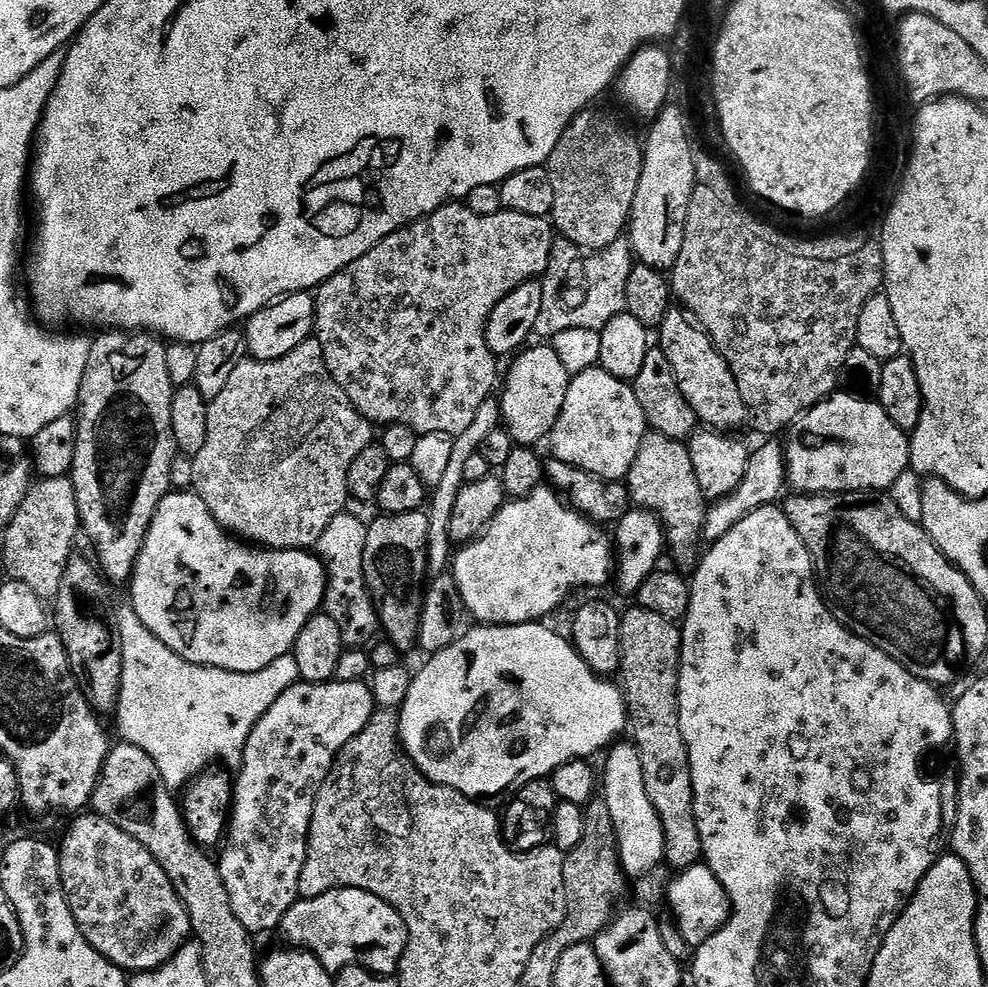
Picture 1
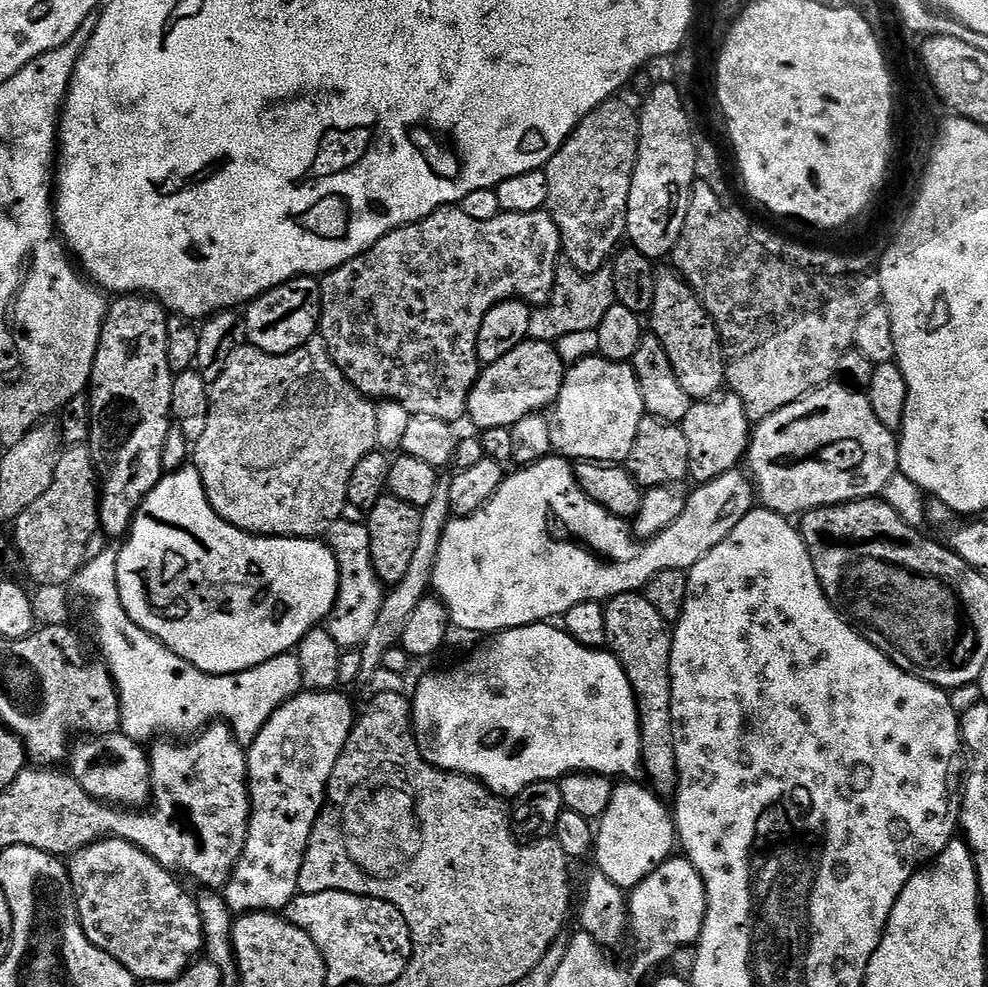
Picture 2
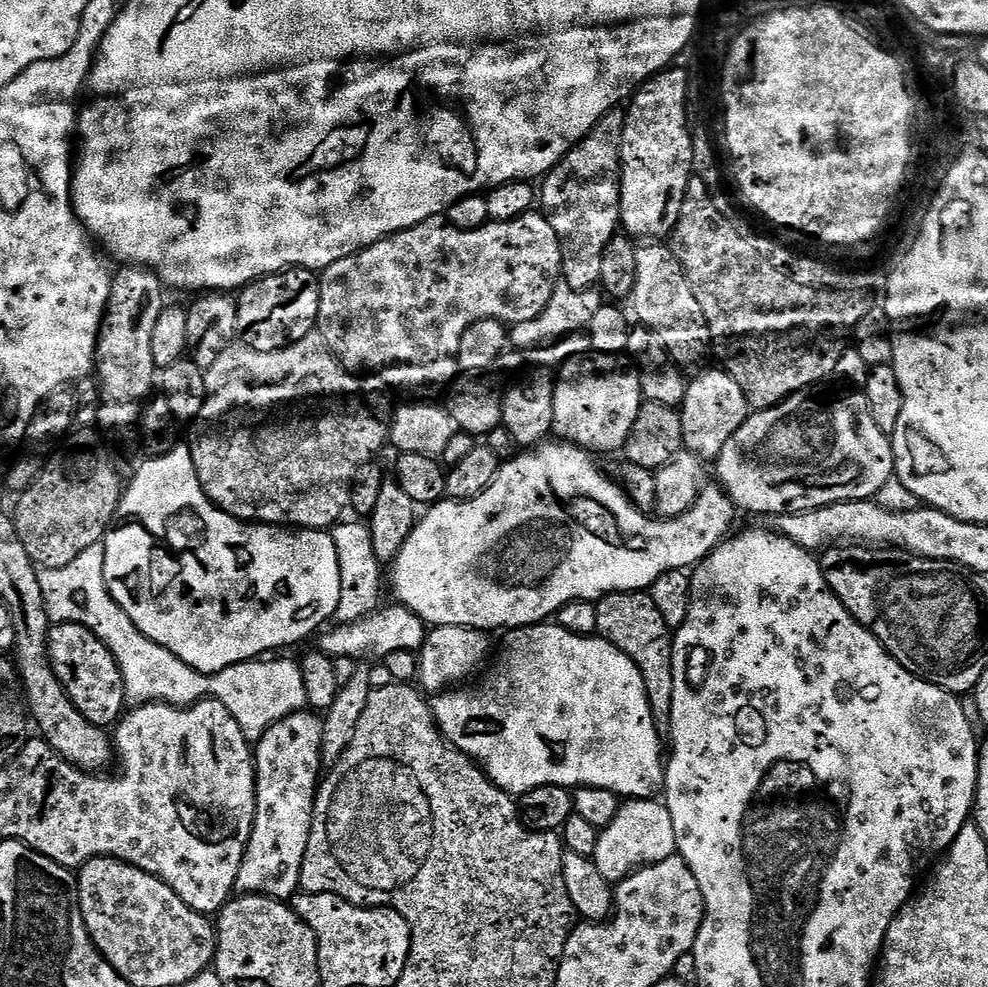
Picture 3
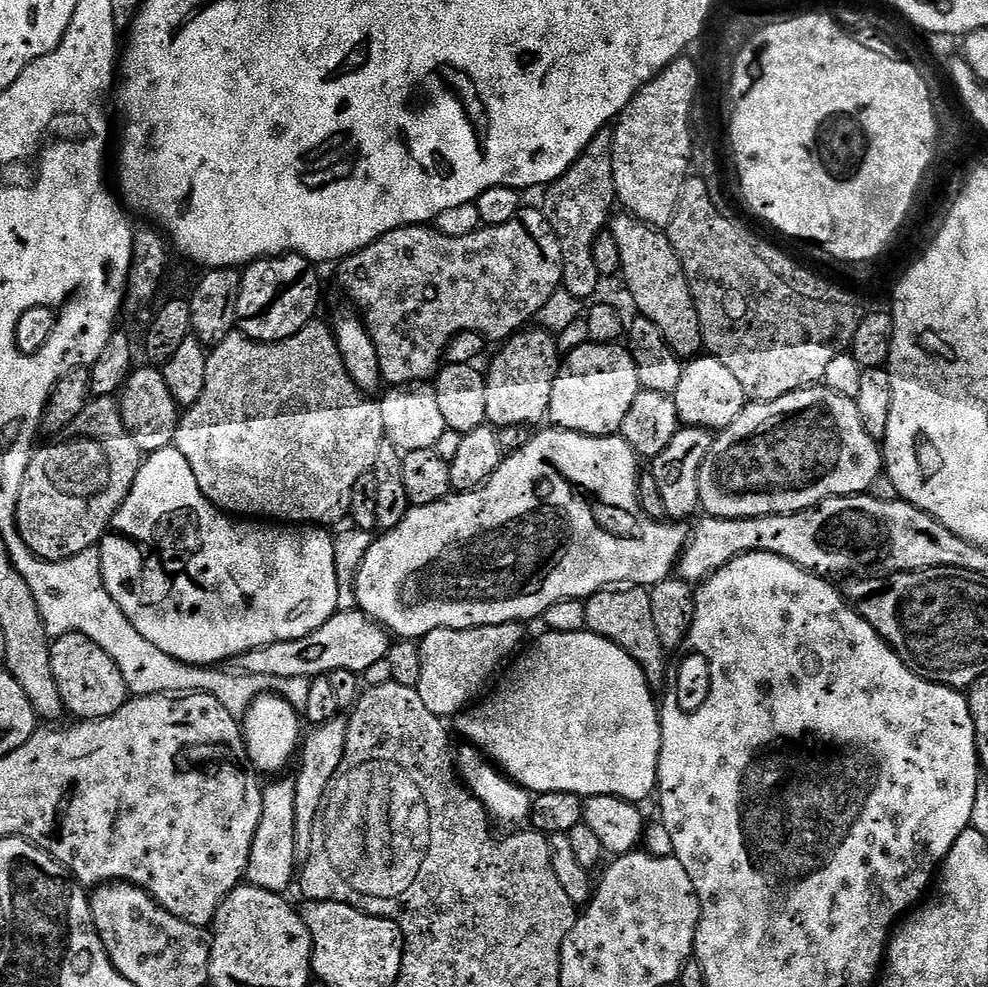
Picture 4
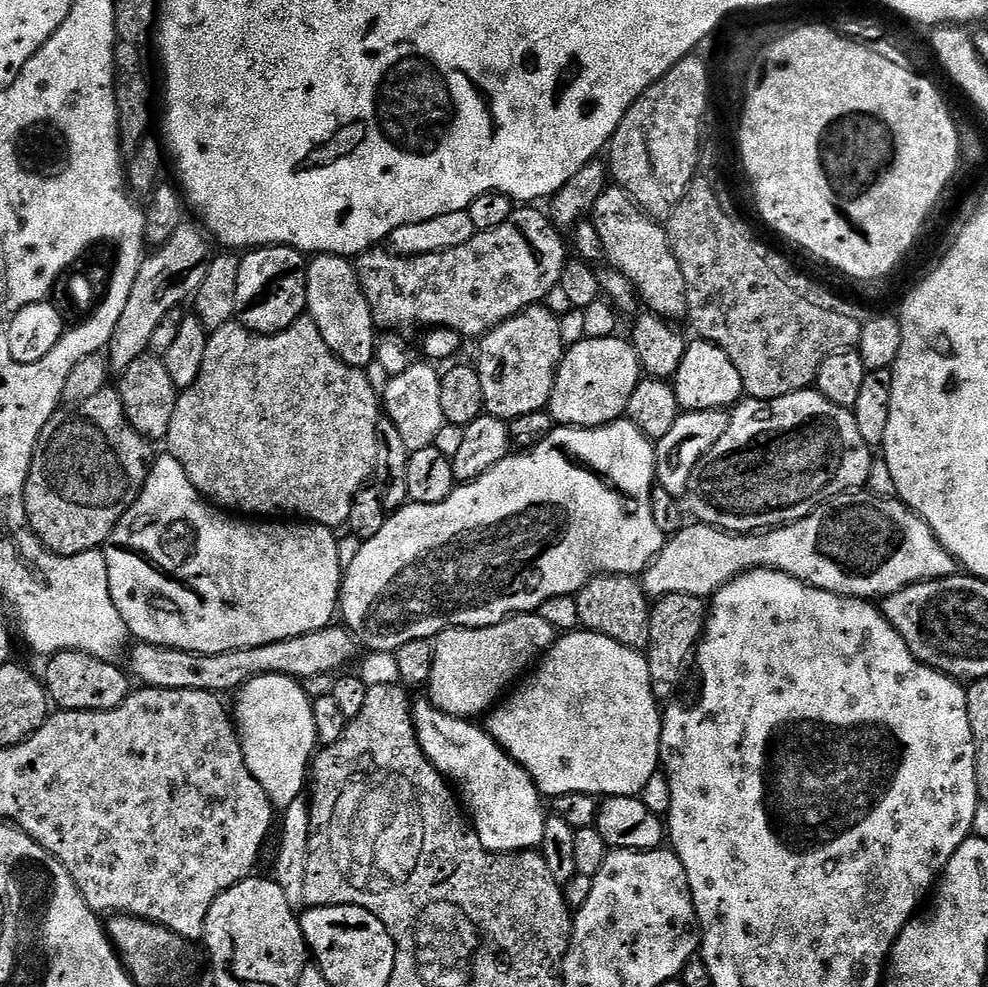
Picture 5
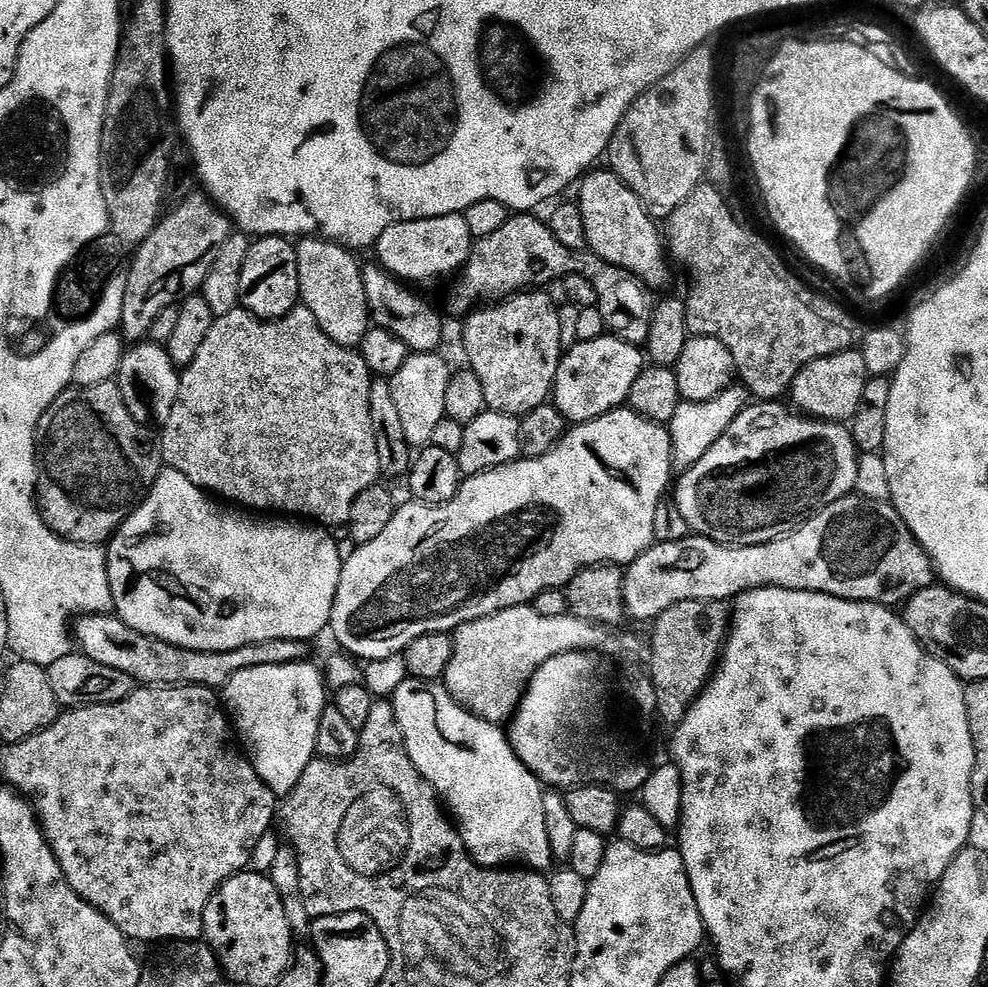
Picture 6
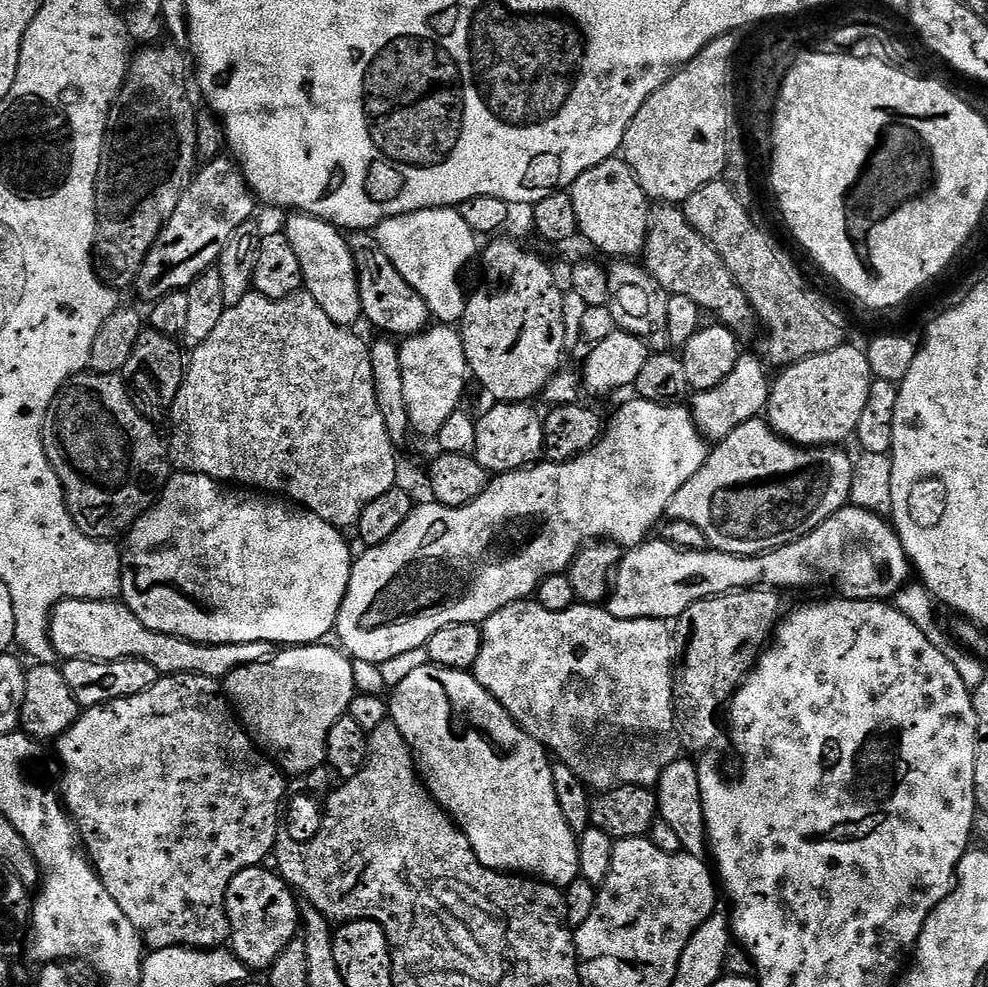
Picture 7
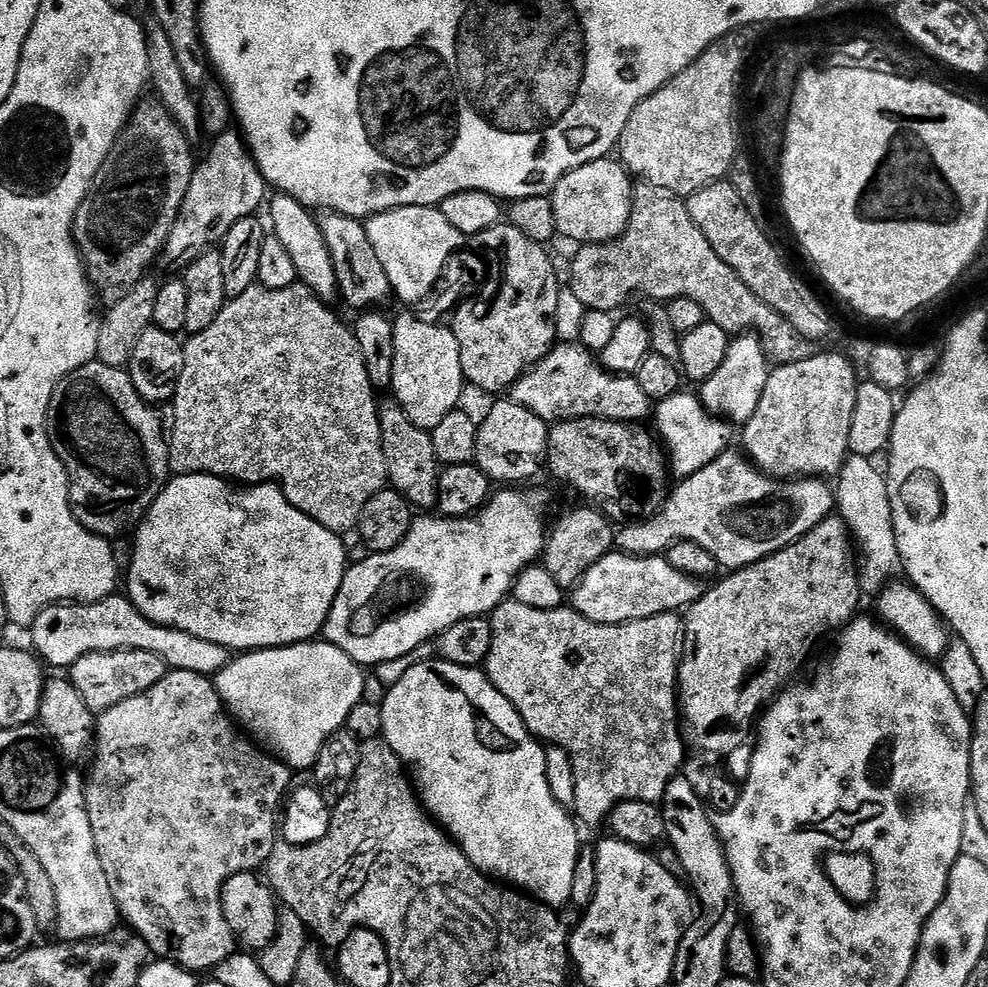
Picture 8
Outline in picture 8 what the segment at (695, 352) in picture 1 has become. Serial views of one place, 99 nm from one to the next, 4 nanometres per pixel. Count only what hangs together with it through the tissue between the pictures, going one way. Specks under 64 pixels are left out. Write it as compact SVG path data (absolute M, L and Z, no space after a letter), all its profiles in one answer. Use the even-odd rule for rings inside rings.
M605 158L603 160L595 160L590 162L586 166L578 166L578 170L570 170L570 174L566 174L550 193L550 199L552 204L554 222L556 223L556 231L560 236L564 235L568 240L577 240L577 245L583 246L586 244L607 244L610 240L617 240L624 231L626 226L630 222L630 214L632 213L632 198L634 195L634 180L630 175L627 168L620 163L619 159L616 158Z

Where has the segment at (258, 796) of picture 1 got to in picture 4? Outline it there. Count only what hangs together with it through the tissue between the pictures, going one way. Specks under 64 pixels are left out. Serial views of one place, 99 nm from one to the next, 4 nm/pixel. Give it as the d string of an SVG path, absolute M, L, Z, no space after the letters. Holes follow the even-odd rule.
M292 778L280 780L277 784L264 788L262 822L258 822L258 834L254 834L254 846L250 850L250 862L246 873L247 883L253 888L284 894L291 884L293 887L294 877L298 872L298 849L294 830L295 793L296 782Z

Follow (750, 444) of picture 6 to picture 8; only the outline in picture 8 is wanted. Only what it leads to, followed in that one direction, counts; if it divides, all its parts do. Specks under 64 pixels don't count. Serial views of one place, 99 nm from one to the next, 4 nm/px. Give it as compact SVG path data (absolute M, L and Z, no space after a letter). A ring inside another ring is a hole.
M729 450L722 453L710 466L702 466L693 476L685 476L671 489L663 508L646 520L628 522L615 533L615 547L629 556L659 556L667 553L680 541L688 540L704 547L724 570L745 568L770 554L780 552L798 538L812 532L818 522L834 512L834 488L824 478L780 479L761 472L747 455Z

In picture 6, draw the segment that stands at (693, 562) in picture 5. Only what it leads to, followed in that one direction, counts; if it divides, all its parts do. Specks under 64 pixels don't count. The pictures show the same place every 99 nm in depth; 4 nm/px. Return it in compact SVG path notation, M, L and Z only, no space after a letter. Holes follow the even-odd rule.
M859 494L843 496L838 502L828 504L812 517L777 540L754 546L719 544L707 534L689 534L684 540L653 543L651 548L633 564L627 565L624 574L624 607L627 615L636 620L655 621L670 606L687 600L735 601L743 592L755 588L785 588L825 592L847 600L865 600L885 606L903 605L918 590L934 584L932 560L914 534L902 522L898 510L888 500L868 500Z

